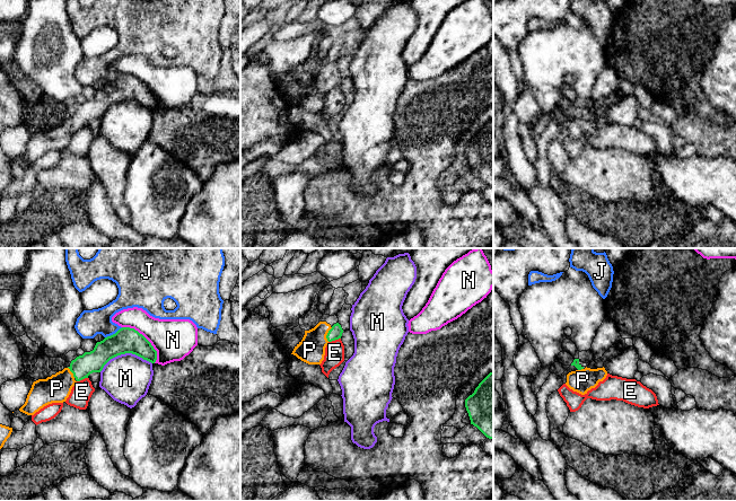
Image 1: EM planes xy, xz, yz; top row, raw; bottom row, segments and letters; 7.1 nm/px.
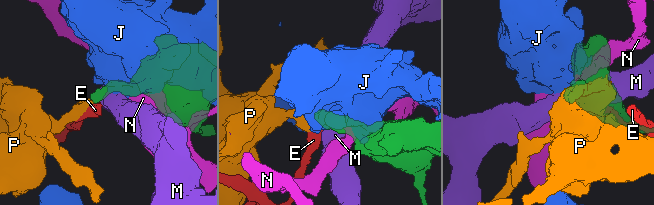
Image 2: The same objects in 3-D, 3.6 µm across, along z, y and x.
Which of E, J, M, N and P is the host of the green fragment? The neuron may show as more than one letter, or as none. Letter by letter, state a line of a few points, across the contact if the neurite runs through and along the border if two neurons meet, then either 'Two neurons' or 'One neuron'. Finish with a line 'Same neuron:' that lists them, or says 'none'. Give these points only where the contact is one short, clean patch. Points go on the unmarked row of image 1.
E: Line: xz (340, 85), (329, 89). Two neurons
J: Two neurons
M: Two neurons
N: Two neurons
P: Line: xz (335, 80), (327, 81), (310, 97). One neuron
Same neuron: P

